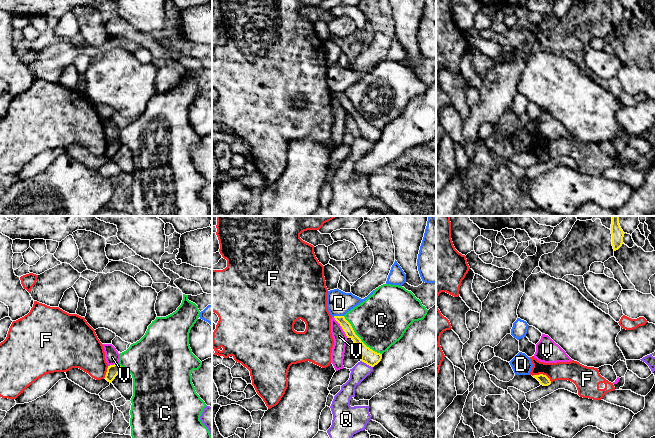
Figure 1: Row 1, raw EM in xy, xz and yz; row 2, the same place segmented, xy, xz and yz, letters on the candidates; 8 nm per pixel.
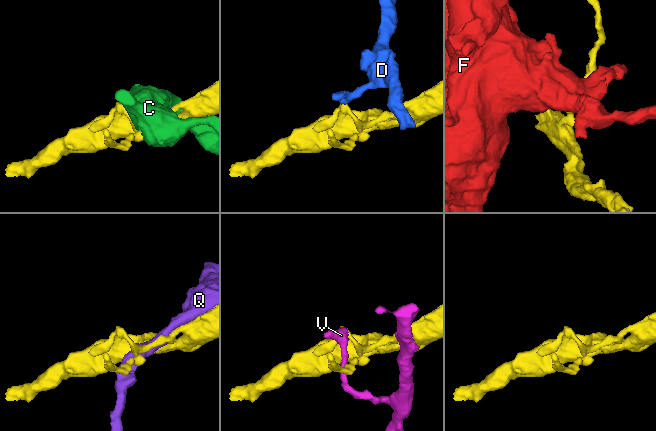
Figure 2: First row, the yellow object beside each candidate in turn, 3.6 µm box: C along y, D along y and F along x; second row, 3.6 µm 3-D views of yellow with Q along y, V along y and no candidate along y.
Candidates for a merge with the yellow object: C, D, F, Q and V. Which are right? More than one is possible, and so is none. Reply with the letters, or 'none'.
none

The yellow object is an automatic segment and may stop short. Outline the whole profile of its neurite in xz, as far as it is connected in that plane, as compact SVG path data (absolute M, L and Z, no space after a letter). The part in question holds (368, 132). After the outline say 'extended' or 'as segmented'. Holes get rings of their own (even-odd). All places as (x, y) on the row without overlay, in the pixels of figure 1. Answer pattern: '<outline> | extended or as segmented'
M334 92L334 94L342 103L347 114L351 114L354 117L355 121L357 122L359 131L361 133L361 137L371 143L377 141L382 135L382 130L377 129L369 123L367 123L355 110L351 100L345 95L344 92Z | as segmented

